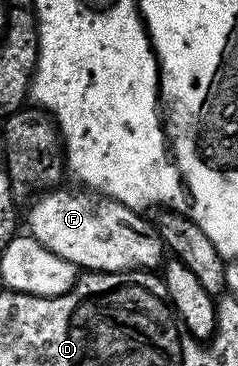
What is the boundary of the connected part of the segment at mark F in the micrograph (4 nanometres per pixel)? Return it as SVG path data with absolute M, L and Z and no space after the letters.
M51 189L45 193L39 194L38 199L30 207L30 212L24 215L24 227L36 241L40 241L40 245L44 245L52 253L56 253L58 257L64 257L64 261L73 263L79 269L85 269L87 272L91 271L148 271L151 269L158 269L163 266L164 258L162 259L162 251L164 255L164 244L160 233L154 228L153 222L149 218L145 219L145 214L139 213L135 208L126 207L122 203L109 197L103 197L97 193L91 193L86 189L77 189L78 191L62 191L63 189Z

